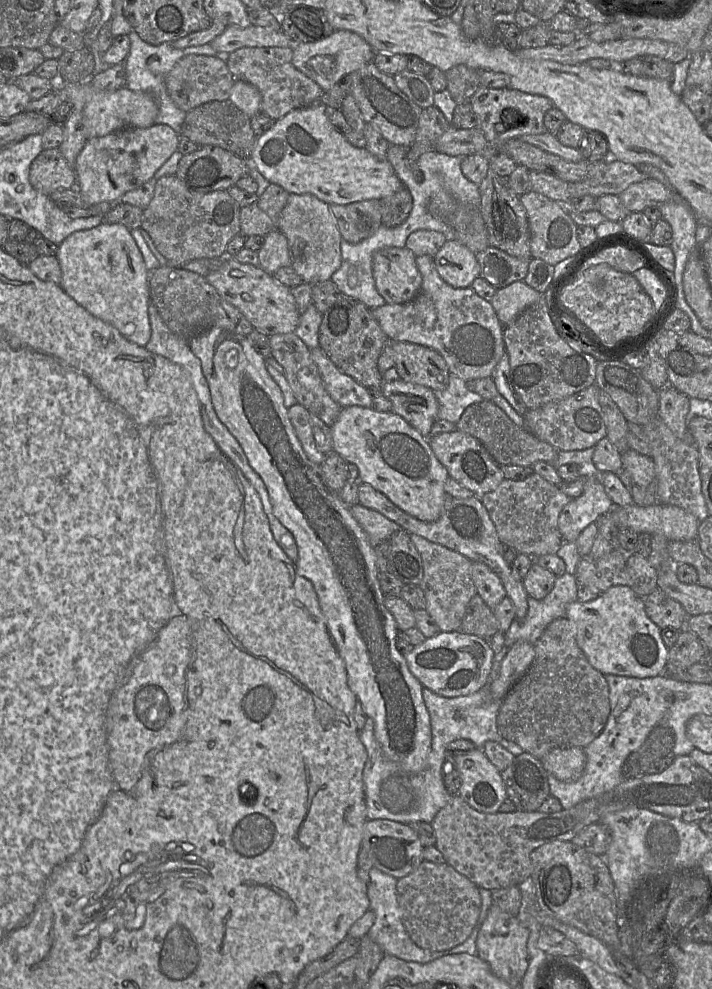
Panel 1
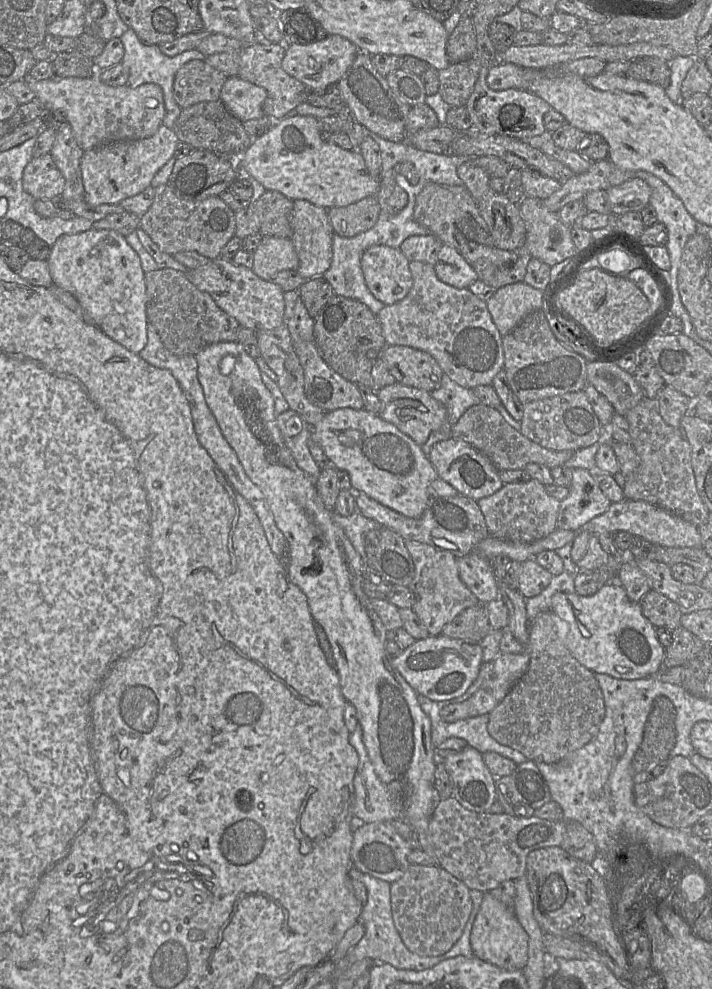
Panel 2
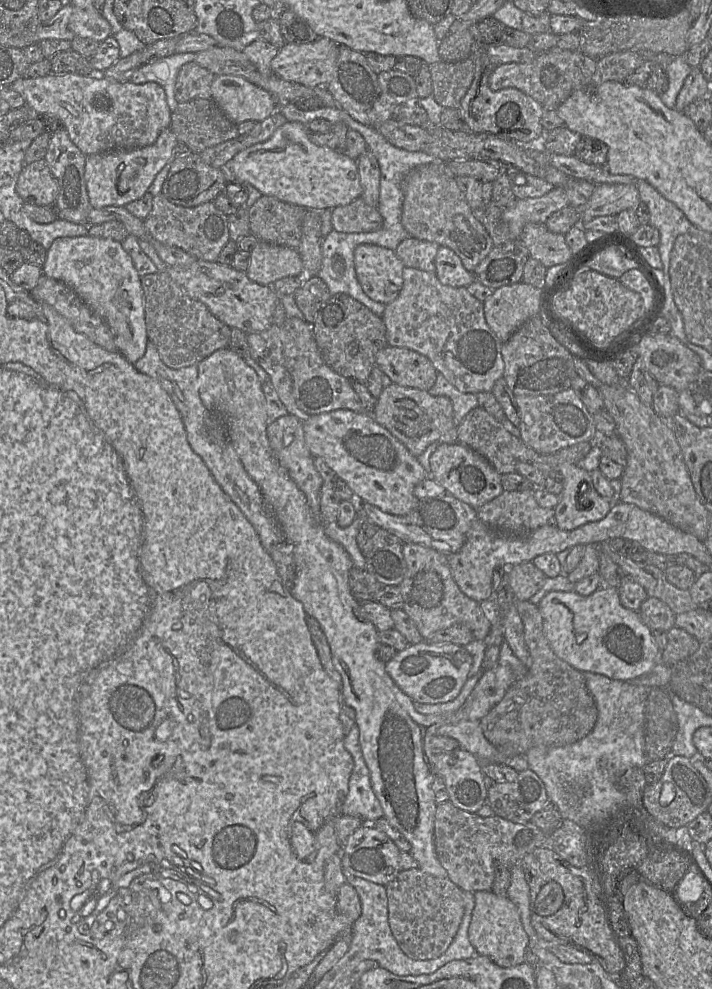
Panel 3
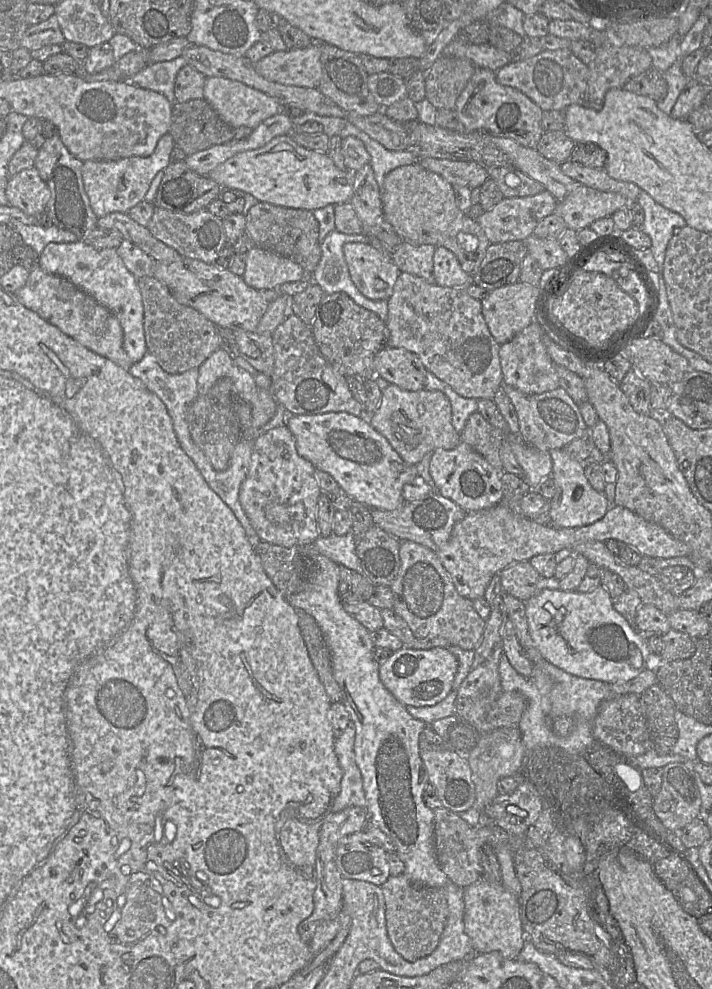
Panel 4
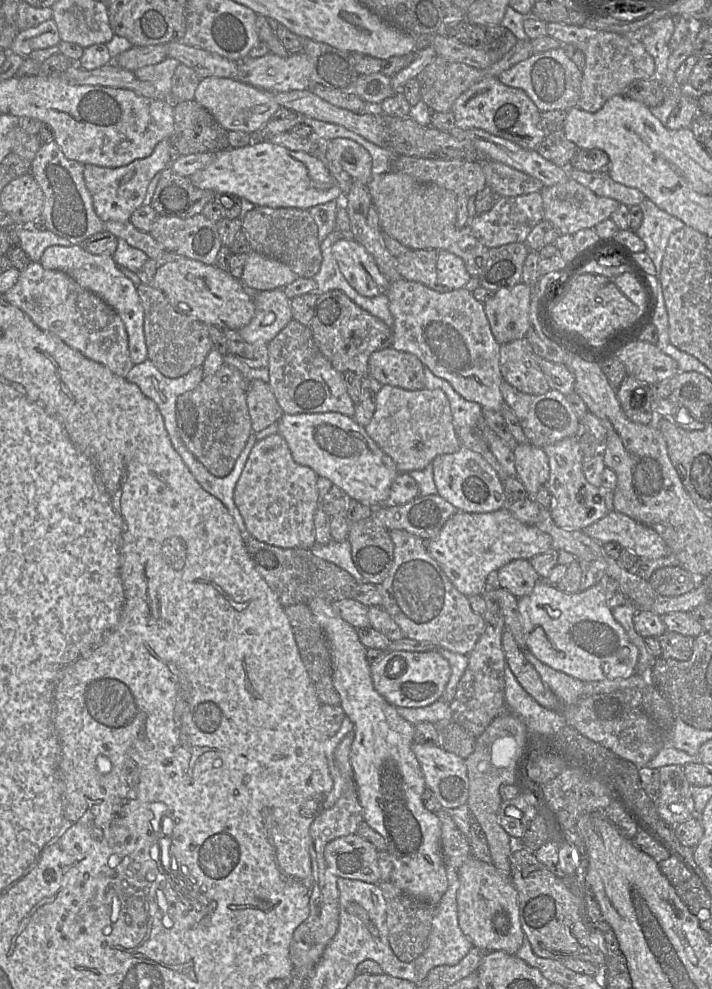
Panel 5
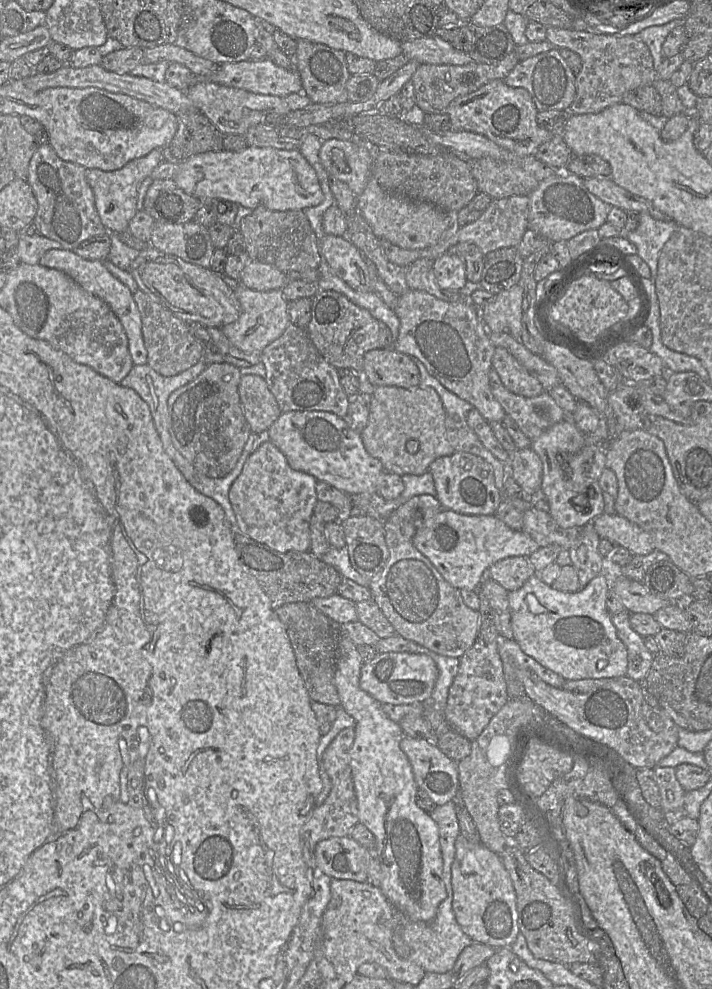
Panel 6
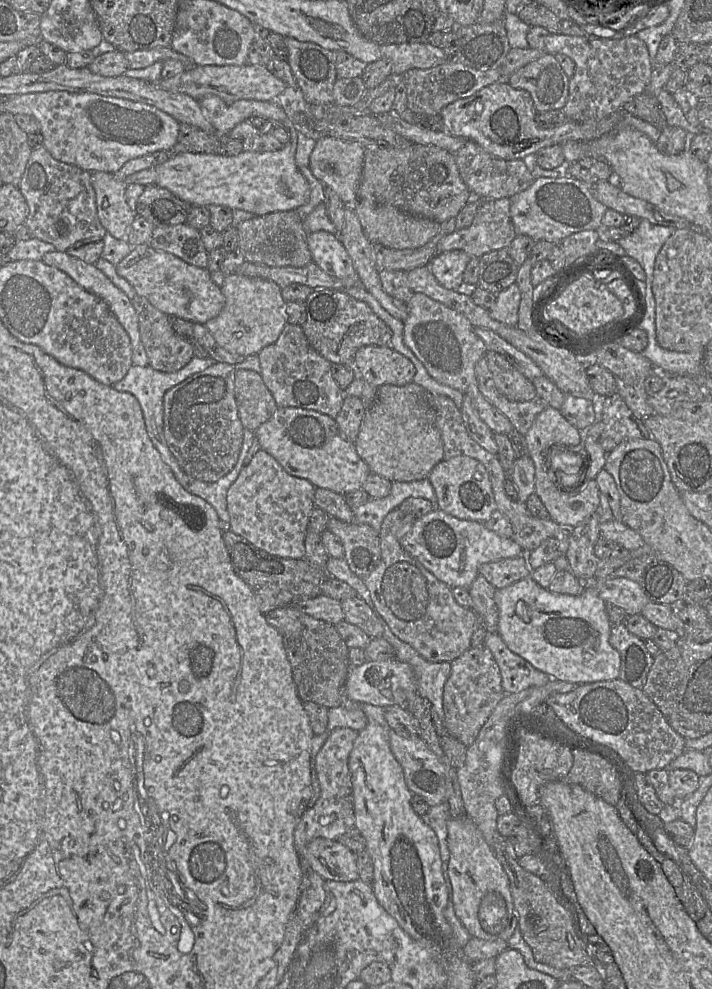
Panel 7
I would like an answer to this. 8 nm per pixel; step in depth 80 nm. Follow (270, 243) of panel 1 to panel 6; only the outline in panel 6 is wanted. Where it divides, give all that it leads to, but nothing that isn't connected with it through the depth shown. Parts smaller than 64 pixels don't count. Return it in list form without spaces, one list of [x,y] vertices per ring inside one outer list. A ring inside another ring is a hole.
[[[250,259],[241,272],[240,281],[251,290],[270,291],[282,289],[289,279],[275,266]]]

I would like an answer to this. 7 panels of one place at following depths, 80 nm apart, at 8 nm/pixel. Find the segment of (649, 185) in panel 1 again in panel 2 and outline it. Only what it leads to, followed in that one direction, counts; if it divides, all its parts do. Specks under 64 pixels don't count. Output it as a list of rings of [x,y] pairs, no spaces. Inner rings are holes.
[[[633,178],[606,190],[610,213],[620,216],[627,212],[640,212],[649,205],[651,187],[640,178]]]

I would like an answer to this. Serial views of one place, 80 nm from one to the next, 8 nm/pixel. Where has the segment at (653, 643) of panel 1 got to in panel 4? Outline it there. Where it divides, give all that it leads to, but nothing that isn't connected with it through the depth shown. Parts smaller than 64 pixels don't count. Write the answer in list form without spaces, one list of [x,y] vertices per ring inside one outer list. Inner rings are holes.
[[[599,585],[597,588],[589,592],[579,592],[578,590],[562,591],[560,589],[544,589],[524,602],[529,633],[536,647],[547,661],[572,675],[600,680],[607,683],[624,682],[635,678],[645,669],[653,669],[653,663],[659,659],[659,655],[655,655],[651,652],[646,638],[638,633],[638,631],[634,629],[628,621],[614,609],[613,599],[602,585]]]

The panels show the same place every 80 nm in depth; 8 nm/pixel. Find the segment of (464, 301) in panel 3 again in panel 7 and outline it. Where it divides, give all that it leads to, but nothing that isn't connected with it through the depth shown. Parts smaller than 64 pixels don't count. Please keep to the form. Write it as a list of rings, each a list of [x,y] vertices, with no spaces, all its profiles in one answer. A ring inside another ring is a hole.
[[[413,293],[406,307],[408,314],[403,321],[404,343],[425,366],[428,374],[437,382],[470,397],[480,418],[493,433],[507,435],[511,432],[514,427],[510,420],[479,391],[475,365],[485,356],[488,349],[483,340],[475,334],[470,321],[461,313],[423,293]]]

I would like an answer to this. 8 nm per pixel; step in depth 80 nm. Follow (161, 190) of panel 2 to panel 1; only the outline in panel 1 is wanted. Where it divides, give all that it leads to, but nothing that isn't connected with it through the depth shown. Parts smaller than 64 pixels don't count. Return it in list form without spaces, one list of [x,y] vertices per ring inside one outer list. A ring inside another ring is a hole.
[[[168,175],[156,181],[154,196],[147,208],[143,210],[140,227],[149,234],[155,247],[169,264],[180,267],[195,259],[225,256],[229,241],[240,233],[240,210],[241,206],[229,195],[227,190],[196,192],[190,190],[176,175]]]

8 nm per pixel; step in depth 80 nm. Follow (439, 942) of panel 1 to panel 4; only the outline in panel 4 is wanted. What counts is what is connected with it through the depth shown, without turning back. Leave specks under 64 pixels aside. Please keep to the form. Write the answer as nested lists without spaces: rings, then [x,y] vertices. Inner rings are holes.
[[[404,873],[390,876],[380,887],[386,905],[387,933],[395,950],[409,962],[430,955],[439,944],[449,914],[445,887],[414,885]]]

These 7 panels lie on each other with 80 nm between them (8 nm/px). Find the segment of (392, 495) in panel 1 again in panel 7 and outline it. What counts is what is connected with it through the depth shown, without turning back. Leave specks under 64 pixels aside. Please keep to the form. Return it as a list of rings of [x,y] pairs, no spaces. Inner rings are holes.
[[[277,408],[271,418],[254,431],[254,435],[260,449],[273,456],[288,474],[307,479],[315,487],[345,495],[362,489],[371,473],[357,454],[354,443],[341,437],[335,419],[315,410]]]

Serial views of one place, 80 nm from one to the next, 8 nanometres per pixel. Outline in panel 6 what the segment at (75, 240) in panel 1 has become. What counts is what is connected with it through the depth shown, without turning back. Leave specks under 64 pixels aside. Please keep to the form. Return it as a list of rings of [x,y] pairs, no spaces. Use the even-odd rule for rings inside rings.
[[[62,248],[48,250],[41,258],[39,264],[64,272],[85,291],[103,300],[123,325],[133,363],[135,365],[147,363],[147,350],[142,336],[141,315],[134,301],[133,293],[106,269],[102,261],[86,260],[72,250]]]

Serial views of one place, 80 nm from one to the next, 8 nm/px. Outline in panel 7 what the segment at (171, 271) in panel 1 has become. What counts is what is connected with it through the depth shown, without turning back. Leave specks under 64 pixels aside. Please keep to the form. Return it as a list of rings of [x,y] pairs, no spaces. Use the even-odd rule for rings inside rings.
[[[136,295],[132,305],[138,316],[140,339],[149,359],[149,365],[161,372],[172,373],[185,367],[194,357],[194,344],[177,335],[171,324],[171,317],[155,308],[145,297]]]

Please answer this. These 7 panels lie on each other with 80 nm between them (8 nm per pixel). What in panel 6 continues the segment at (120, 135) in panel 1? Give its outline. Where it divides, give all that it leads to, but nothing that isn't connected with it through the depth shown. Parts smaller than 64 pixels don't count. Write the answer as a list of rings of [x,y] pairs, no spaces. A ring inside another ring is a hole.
[[[162,148],[153,149],[146,156],[134,159],[118,170],[87,169],[86,179],[93,190],[95,207],[109,233],[128,231],[129,222],[137,213],[138,189],[145,178],[162,162]]]

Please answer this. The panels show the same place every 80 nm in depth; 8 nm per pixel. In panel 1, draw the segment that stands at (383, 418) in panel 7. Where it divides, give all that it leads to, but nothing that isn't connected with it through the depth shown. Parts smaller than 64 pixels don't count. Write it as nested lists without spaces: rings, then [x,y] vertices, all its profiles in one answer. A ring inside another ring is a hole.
[[[398,379],[384,382],[381,391],[390,400],[392,412],[430,438],[431,428],[438,420],[438,402],[432,389]]]

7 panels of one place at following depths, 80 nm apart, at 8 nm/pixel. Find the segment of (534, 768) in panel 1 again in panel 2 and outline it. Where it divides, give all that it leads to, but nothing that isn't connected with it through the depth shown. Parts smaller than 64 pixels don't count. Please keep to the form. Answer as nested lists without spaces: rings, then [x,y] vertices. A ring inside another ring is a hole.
[[[529,759],[518,764],[510,775],[496,777],[495,789],[497,801],[503,806],[504,813],[512,816],[531,817],[536,809],[551,800],[549,787],[540,773],[536,762]]]

